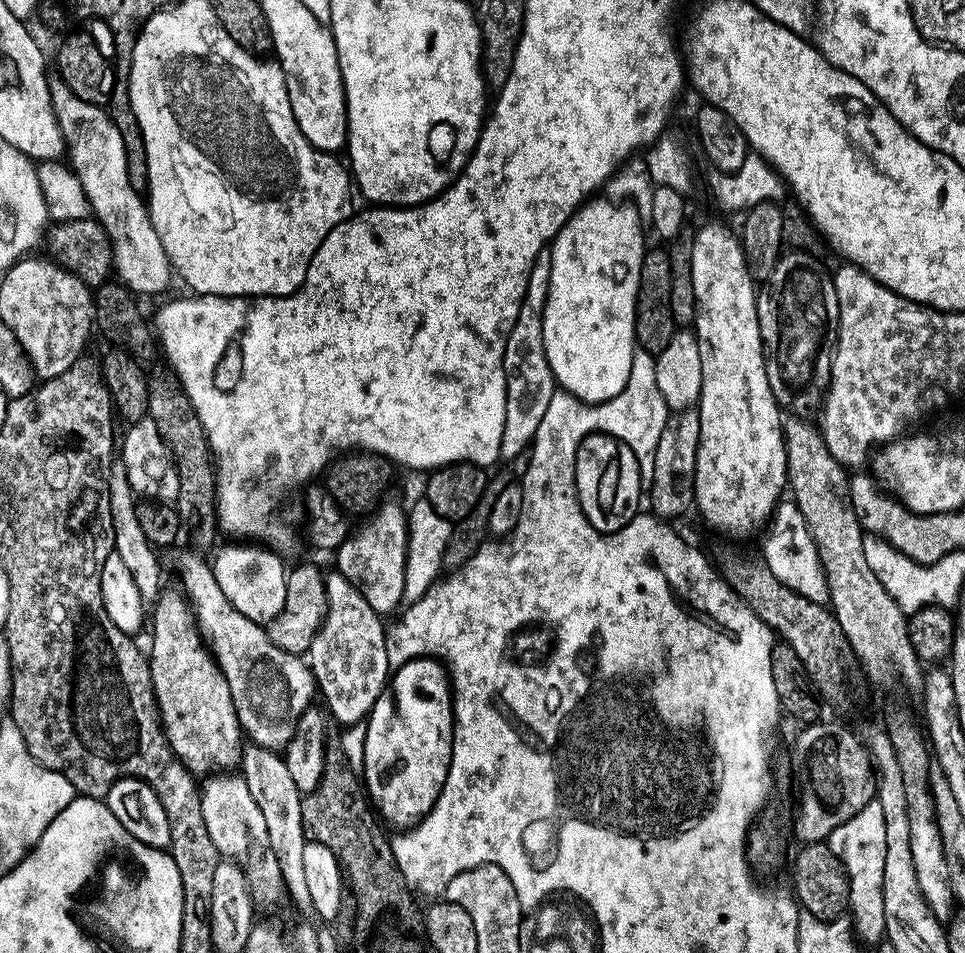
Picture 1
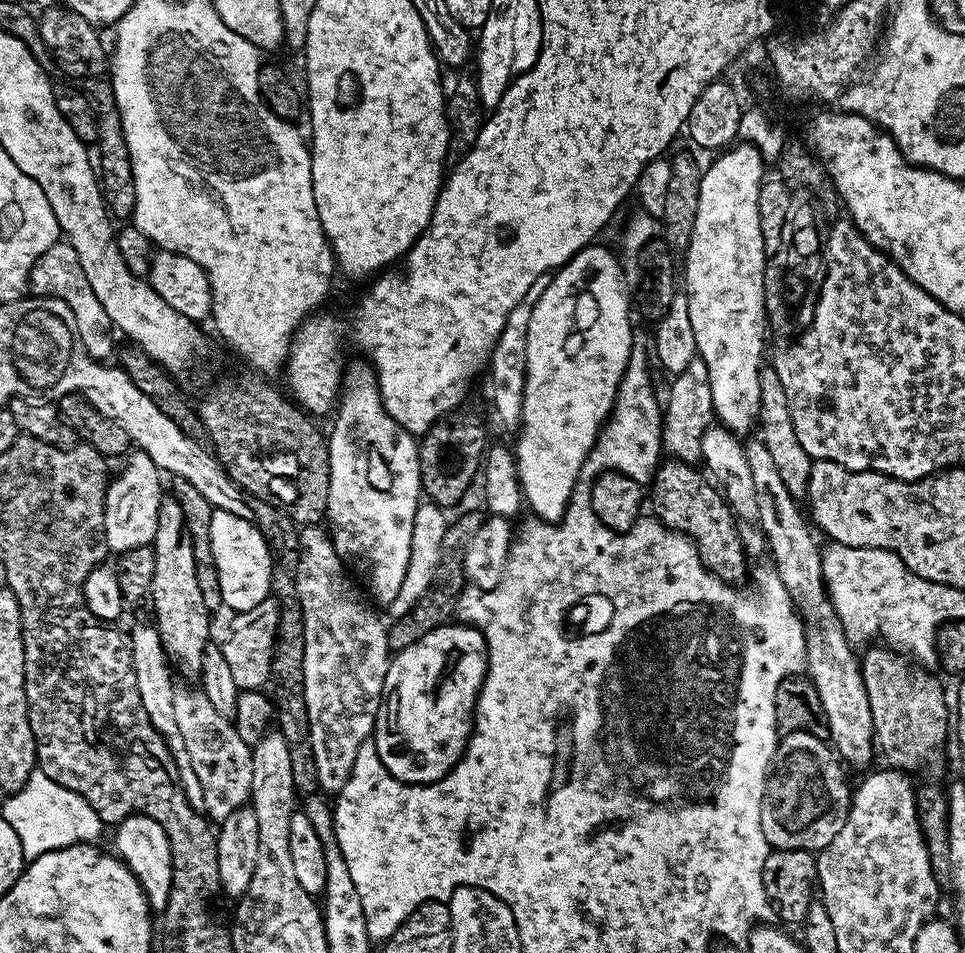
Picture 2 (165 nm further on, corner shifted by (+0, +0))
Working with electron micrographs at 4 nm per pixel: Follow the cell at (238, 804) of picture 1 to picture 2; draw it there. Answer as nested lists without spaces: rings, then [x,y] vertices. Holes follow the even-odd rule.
[[[177,687],[174,718],[190,754],[190,766],[194,766],[194,774],[198,774],[198,782],[202,786],[203,811],[209,821],[225,820],[234,814],[234,810],[249,803],[252,795],[252,748],[239,737],[233,721],[214,710],[214,702],[210,702],[208,695],[199,687]]]

